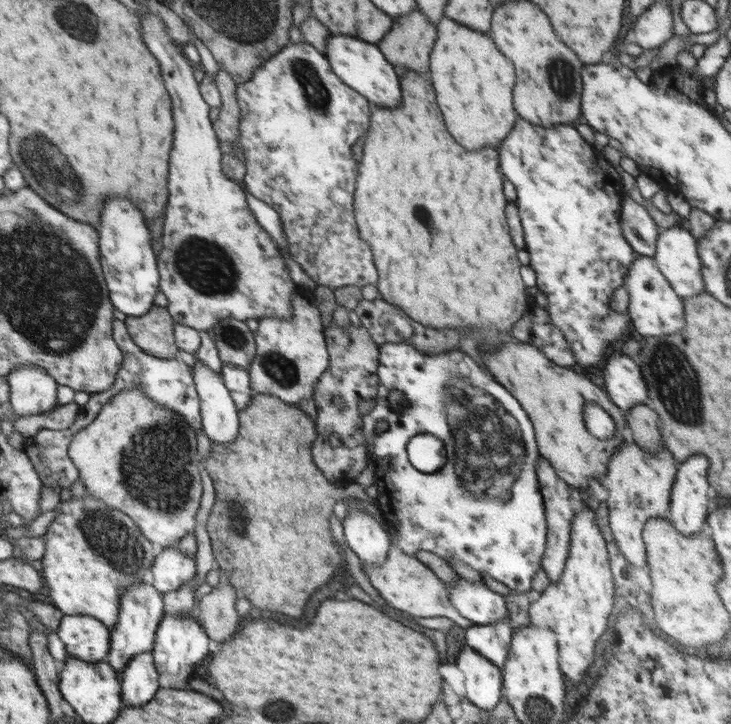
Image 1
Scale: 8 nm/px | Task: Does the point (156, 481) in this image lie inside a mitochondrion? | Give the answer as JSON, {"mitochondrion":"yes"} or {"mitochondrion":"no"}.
{"mitochondrion":"yes"}

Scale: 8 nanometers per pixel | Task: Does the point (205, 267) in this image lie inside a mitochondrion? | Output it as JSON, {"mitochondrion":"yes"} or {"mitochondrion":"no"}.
{"mitochondrion":"yes"}

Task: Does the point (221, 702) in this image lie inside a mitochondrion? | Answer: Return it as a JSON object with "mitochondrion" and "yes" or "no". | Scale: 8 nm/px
{"mitochondrion":"no"}

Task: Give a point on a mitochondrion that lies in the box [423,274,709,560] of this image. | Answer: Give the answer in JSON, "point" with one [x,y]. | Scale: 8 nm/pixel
{"point":[489,425]}

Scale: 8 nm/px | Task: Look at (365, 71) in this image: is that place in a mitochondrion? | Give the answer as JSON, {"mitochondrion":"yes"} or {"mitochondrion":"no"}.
{"mitochondrion":"no"}

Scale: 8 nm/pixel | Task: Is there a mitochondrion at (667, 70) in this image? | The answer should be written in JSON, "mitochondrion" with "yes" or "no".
{"mitochondrion":"no"}

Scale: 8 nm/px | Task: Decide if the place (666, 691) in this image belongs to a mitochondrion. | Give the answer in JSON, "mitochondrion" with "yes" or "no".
{"mitochondrion":"no"}

